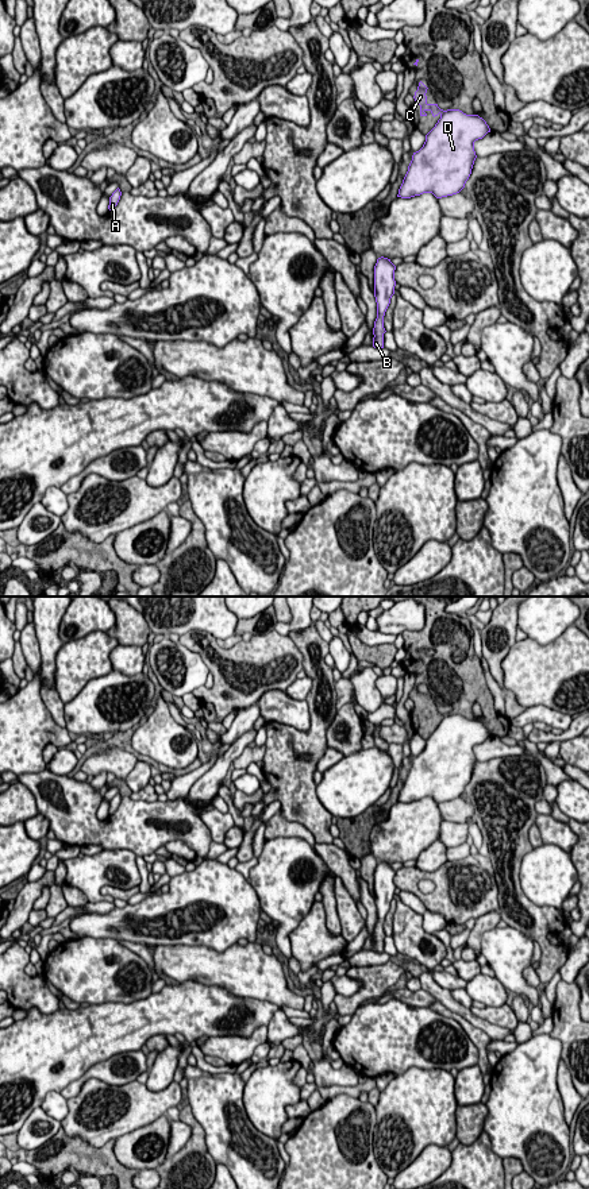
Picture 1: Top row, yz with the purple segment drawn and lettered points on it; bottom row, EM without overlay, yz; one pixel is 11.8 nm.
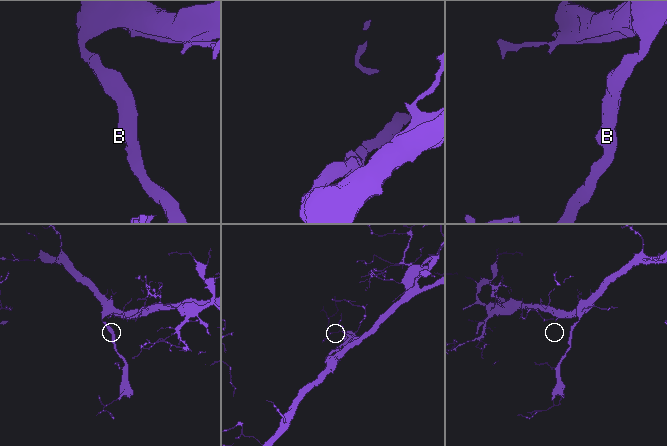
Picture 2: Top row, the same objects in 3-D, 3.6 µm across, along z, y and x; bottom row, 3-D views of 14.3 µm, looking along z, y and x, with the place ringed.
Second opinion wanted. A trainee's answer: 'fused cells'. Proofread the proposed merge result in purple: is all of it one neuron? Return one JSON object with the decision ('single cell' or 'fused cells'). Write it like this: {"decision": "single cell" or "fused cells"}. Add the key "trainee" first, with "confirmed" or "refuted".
{"trainee": "confirmed", "decision": "fused cells"}

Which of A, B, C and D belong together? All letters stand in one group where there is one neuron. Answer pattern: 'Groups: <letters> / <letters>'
Groups: A B D / C

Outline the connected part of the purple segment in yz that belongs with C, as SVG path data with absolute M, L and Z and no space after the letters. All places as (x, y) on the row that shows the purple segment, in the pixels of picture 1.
M420 81L417 90L415 92L415 96L413 96L415 104L417 104L420 107L420 116L427 116L427 113L426 113L427 111L430 111L434 117L438 115L442 116L444 113L444 111L440 109L438 107L438 104L428 104L427 103L427 96L426 96L427 89L428 88Z

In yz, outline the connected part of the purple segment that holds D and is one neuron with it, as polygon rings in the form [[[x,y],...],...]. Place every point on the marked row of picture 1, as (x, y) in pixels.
[[[447,109],[435,127],[426,135],[423,147],[413,153],[408,171],[399,189],[397,197],[411,198],[423,193],[432,193],[436,198],[459,193],[471,174],[474,161],[474,142],[490,132],[486,121],[478,115],[466,115],[459,109]]]

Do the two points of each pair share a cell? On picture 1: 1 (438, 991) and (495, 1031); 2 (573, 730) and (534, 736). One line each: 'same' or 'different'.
1: same
2: same

